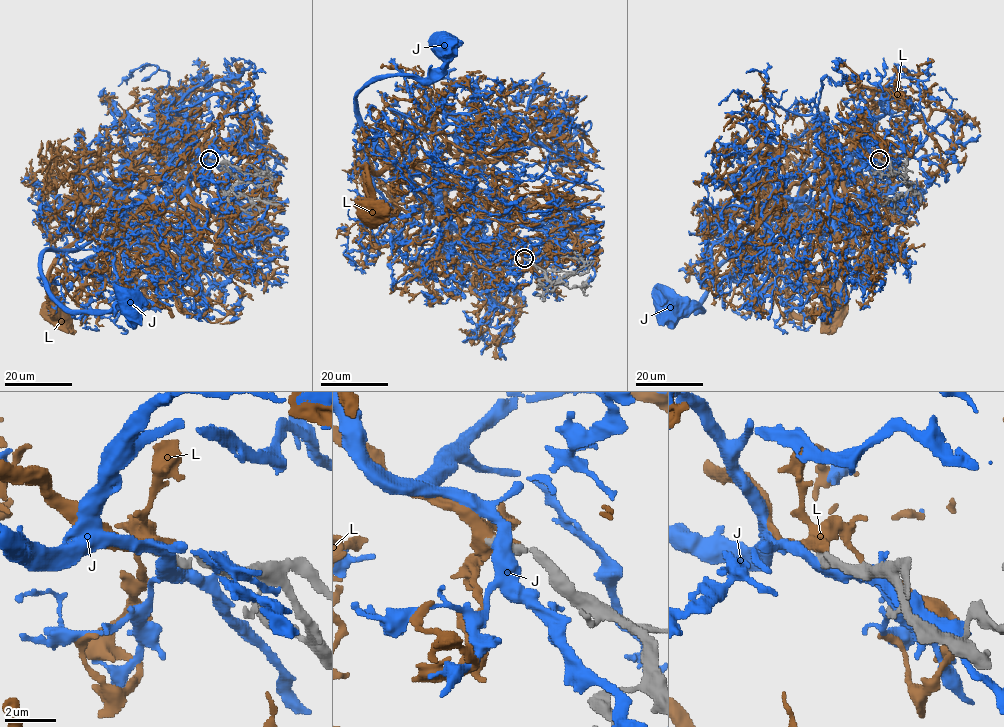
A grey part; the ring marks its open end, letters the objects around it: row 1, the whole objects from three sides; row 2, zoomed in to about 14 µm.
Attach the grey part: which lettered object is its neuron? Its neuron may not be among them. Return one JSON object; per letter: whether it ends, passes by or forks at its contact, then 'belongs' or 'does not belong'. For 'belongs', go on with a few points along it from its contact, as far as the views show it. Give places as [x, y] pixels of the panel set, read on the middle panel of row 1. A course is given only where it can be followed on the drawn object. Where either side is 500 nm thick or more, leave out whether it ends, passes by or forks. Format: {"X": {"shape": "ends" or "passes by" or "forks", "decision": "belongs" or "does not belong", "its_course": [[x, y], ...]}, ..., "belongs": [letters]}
{"J": {"decision": "does not belong"}, "L": {"decision": "belongs", "its_course": [[525, 259], [494, 240], [479, 240], [415, 167], [386, 165], [376, 171], [364, 167], [370, 211]]}, "belongs": ["L"]}

